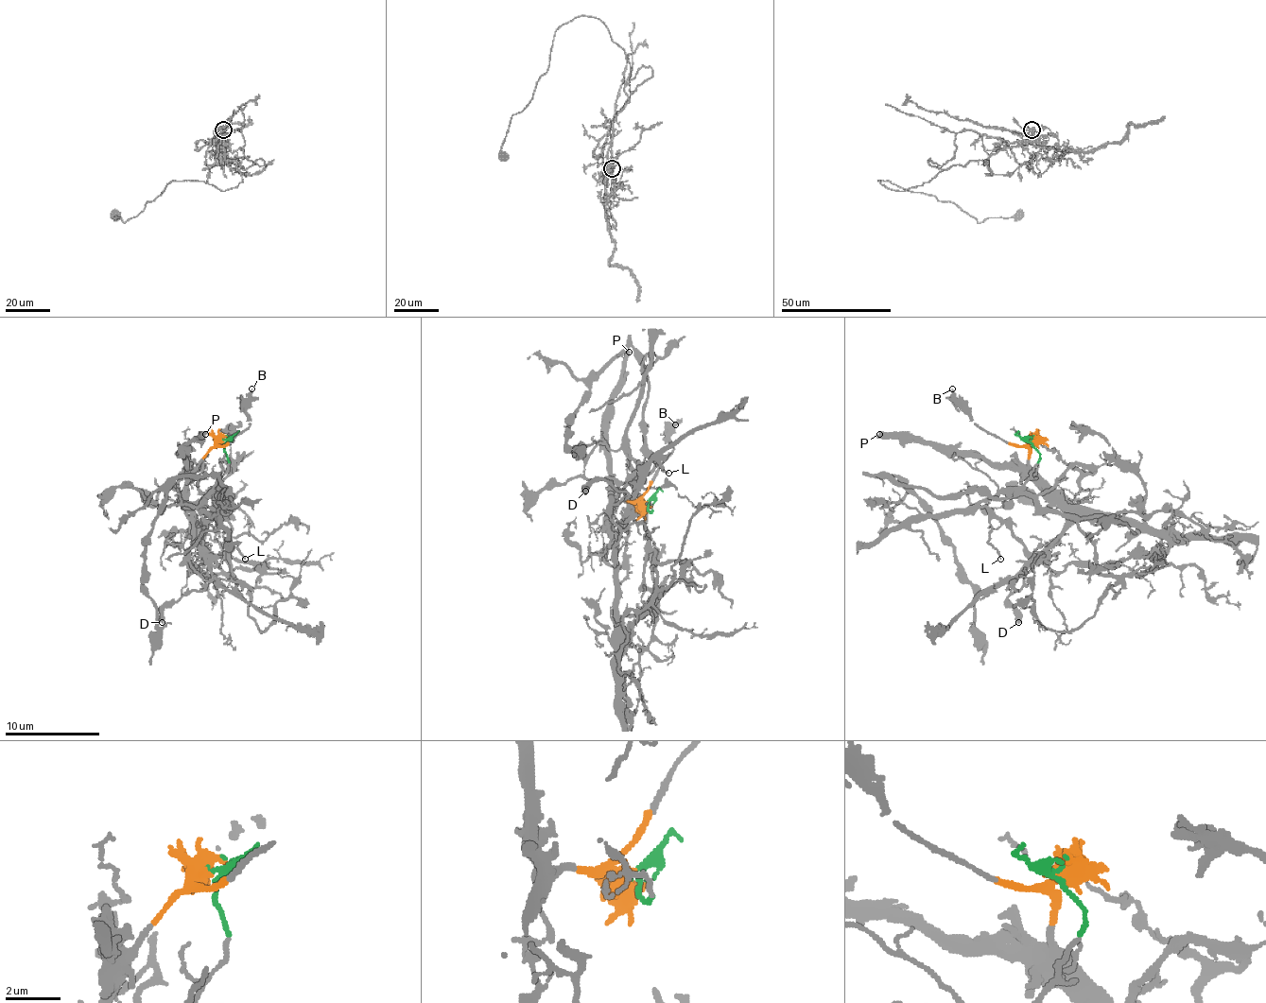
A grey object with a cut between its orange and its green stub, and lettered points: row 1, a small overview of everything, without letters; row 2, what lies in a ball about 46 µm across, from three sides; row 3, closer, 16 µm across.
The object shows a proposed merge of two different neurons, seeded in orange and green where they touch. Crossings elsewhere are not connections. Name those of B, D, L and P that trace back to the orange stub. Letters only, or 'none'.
B, P

